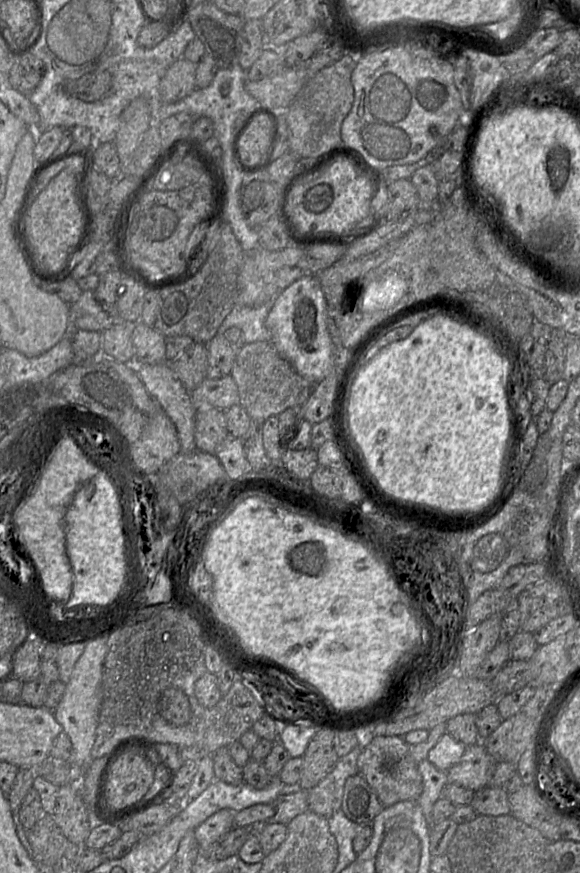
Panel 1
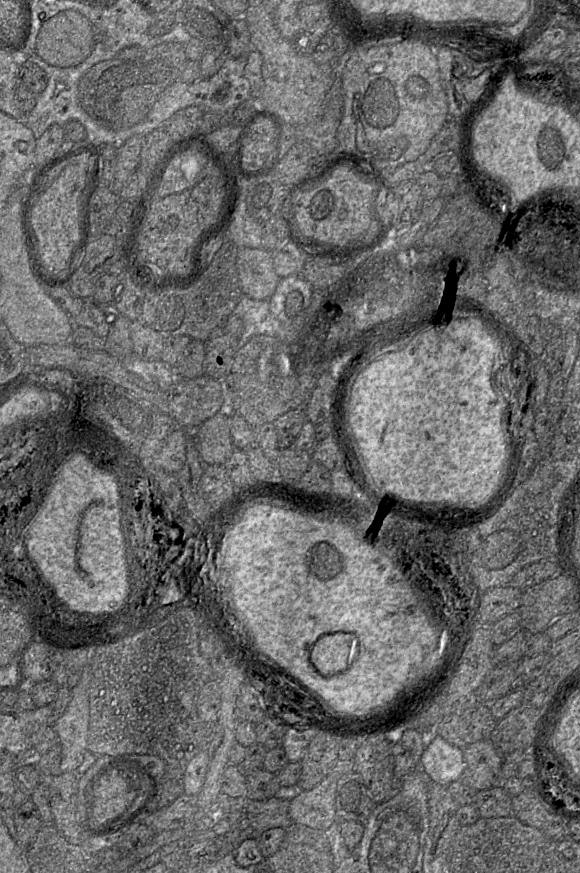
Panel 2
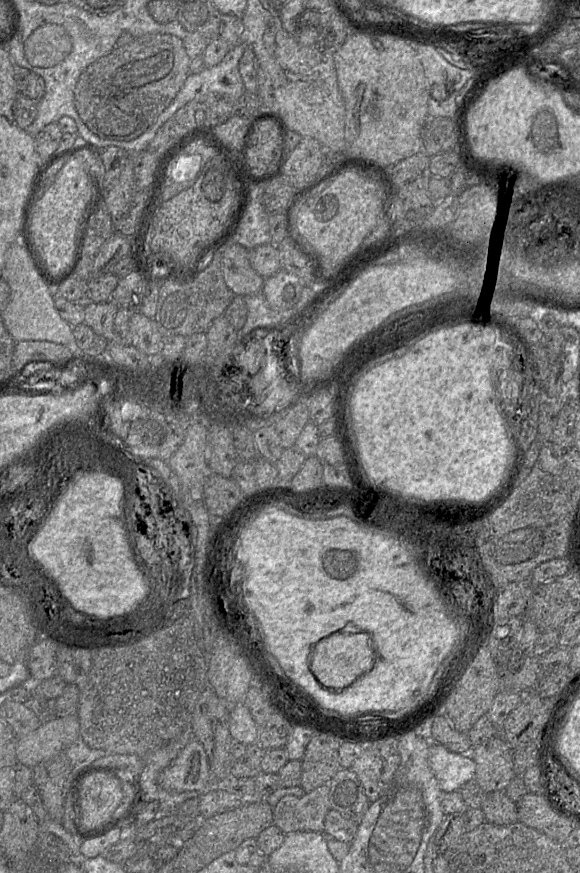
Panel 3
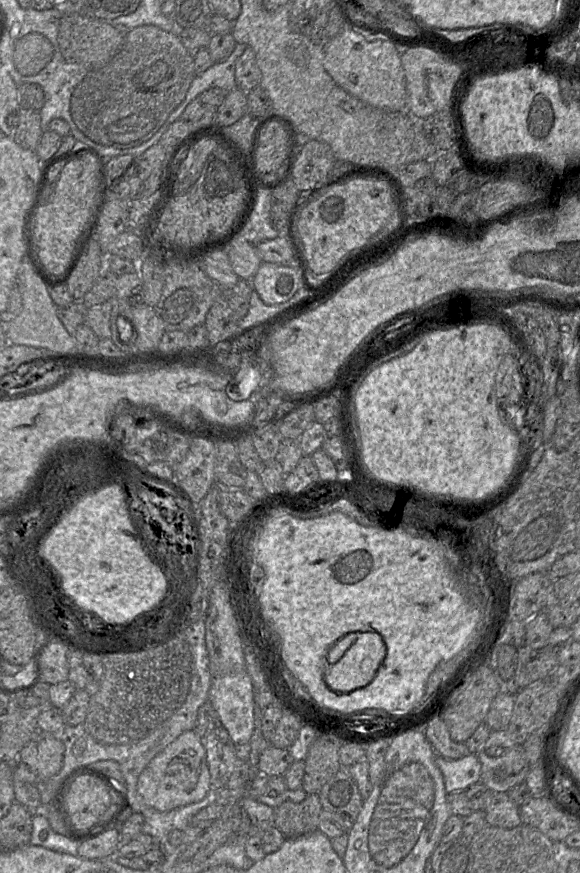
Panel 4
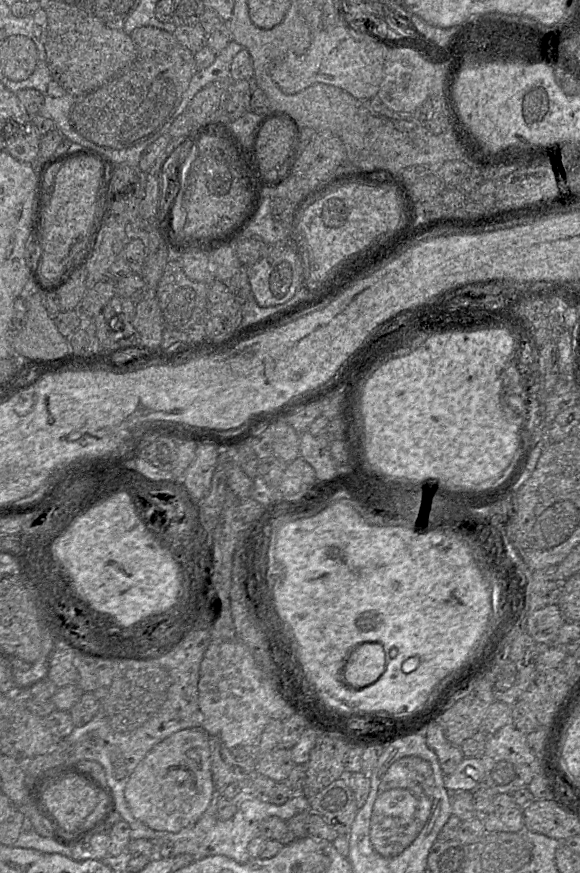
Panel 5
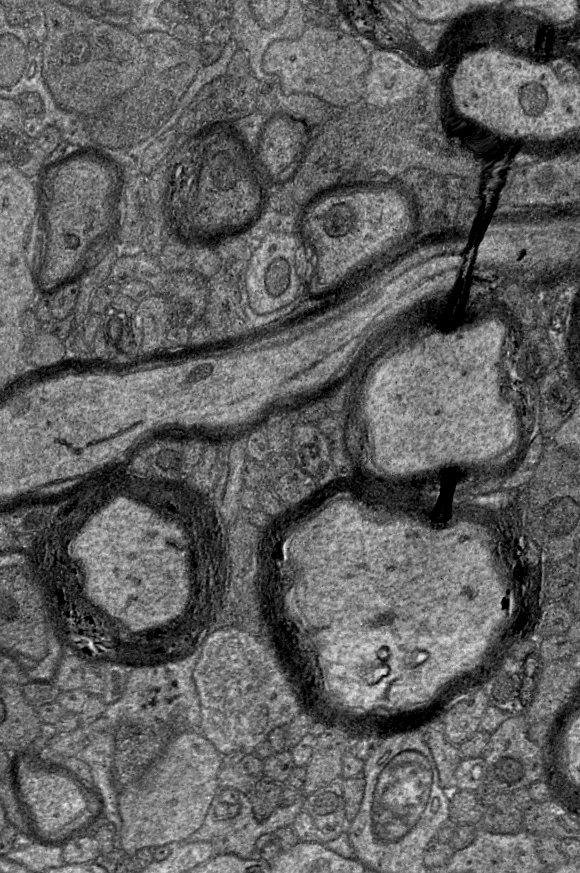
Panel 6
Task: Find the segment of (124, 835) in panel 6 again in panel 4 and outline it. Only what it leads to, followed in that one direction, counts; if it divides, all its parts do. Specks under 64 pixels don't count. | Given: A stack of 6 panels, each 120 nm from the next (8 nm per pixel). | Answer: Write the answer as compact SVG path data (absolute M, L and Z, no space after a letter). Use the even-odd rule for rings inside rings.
M195 730L182 733L149 762L138 777L137 792L146 805L160 812L170 811L178 807L199 802L212 793L207 753Z

